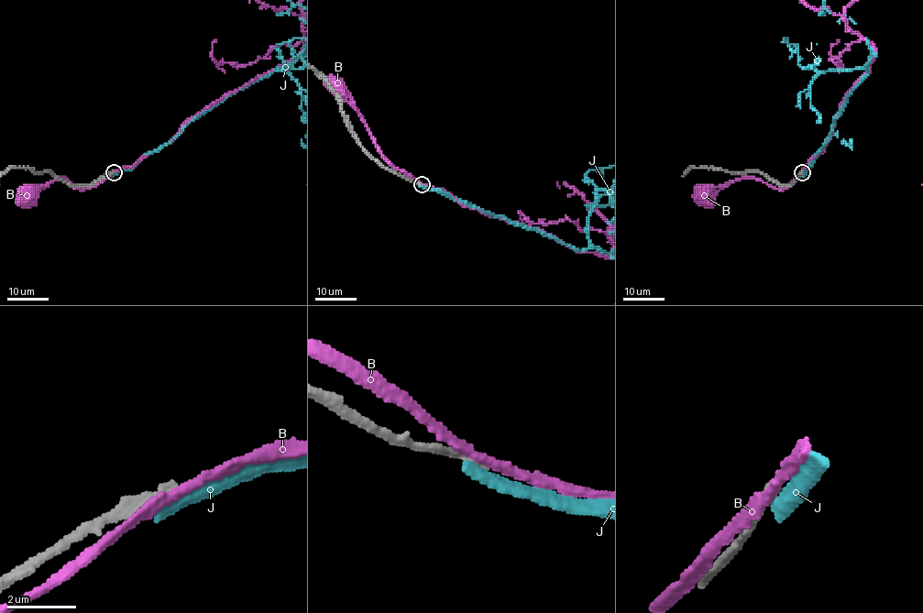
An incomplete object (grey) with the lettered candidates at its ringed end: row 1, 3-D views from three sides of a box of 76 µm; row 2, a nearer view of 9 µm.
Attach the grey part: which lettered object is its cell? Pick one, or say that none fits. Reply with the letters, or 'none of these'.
none of these

